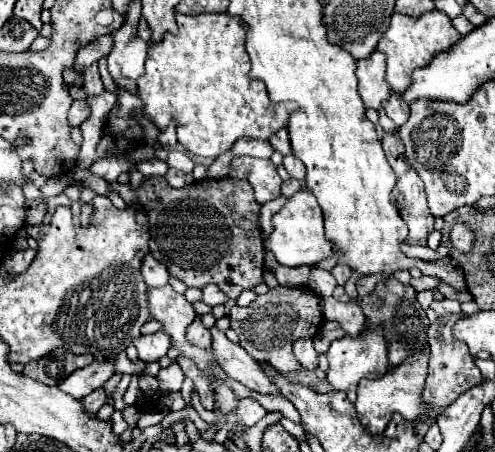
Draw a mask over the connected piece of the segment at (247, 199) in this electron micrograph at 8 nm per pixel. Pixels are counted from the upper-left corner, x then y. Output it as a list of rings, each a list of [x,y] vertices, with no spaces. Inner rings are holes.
[[[154,175],[140,183],[138,199],[146,205],[150,253],[166,265],[170,277],[196,289],[216,283],[230,299],[238,299],[244,289],[254,289],[262,283],[264,245],[258,223],[260,205],[248,181],[206,177],[174,189],[164,177]]]

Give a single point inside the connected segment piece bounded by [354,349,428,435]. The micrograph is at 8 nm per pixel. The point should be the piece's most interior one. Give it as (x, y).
(399, 391)

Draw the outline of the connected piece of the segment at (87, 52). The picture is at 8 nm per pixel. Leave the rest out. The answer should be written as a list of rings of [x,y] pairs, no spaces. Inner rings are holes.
[[[111,34],[98,37],[94,42],[81,48],[76,56],[74,70],[82,73],[85,68],[103,57],[107,57],[113,46]]]

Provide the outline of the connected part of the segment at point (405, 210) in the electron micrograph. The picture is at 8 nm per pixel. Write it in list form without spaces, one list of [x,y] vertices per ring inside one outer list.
[[[384,133],[384,139],[382,139],[382,147],[384,147],[384,153],[388,157],[388,163],[392,165],[398,181],[392,189],[392,199],[394,199],[394,205],[400,209],[400,215],[404,219],[404,223],[408,225],[408,237],[404,243],[408,245],[426,245],[426,237],[428,233],[434,229],[434,217],[428,209],[428,203],[426,203],[426,195],[424,195],[424,185],[420,183],[420,177],[416,175],[416,171],[412,171],[412,167],[408,167],[404,163],[404,149],[402,149],[402,143],[400,143],[400,137],[398,133]]]

